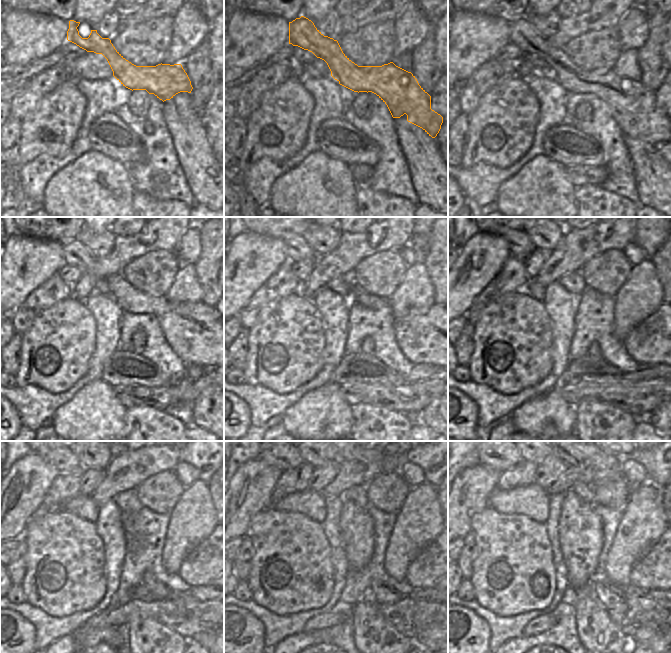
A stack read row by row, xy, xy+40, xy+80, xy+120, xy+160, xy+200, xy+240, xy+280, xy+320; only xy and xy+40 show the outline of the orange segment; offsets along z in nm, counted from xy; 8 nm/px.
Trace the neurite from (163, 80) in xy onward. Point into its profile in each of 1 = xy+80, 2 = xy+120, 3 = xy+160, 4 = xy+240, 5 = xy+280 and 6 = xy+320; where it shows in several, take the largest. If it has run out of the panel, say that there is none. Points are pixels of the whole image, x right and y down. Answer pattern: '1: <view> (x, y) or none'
1: xy+80 (634, 107)
2: xy+120 (195, 332)
3: xy+160 (426, 335)
4: xy+240 (203, 566)
5: xy+280 (427, 570)
6: xy+320 (651, 572)

